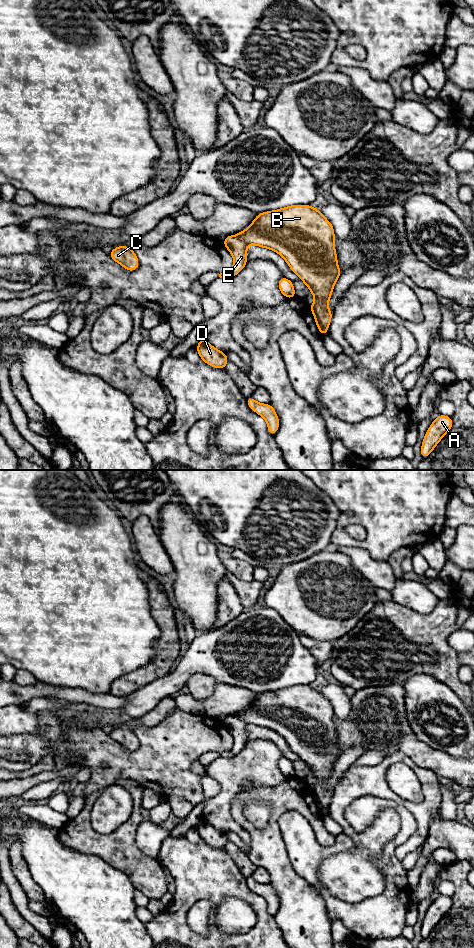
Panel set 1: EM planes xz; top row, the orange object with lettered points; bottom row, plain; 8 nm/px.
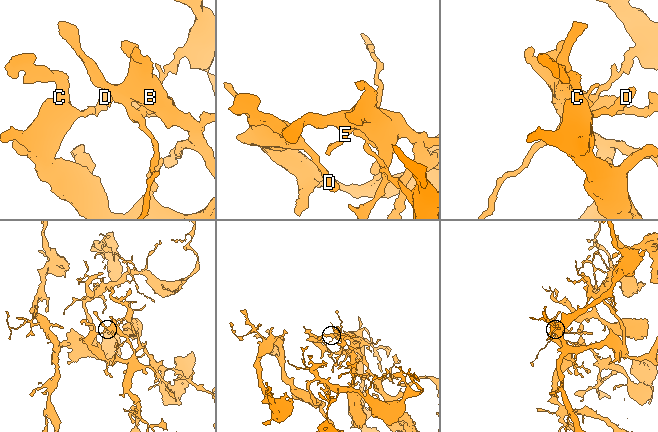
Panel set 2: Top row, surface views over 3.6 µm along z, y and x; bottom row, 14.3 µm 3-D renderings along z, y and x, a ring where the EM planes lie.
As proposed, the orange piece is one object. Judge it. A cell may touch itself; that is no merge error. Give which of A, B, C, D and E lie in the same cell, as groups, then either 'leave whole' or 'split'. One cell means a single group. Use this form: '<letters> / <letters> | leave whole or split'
A B C D E | leave whole

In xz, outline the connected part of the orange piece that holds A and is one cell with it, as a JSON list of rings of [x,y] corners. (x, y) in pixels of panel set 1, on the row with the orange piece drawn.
[[[440,415],[434,420],[423,439],[420,454],[423,458],[429,456],[437,443],[449,432],[453,425],[451,417]]]

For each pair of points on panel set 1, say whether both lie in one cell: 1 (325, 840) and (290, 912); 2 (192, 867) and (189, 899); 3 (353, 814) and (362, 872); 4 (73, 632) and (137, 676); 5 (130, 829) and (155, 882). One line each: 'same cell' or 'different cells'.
1: same cell
2: same cell
3: different cells
4: different cells
5: same cell

